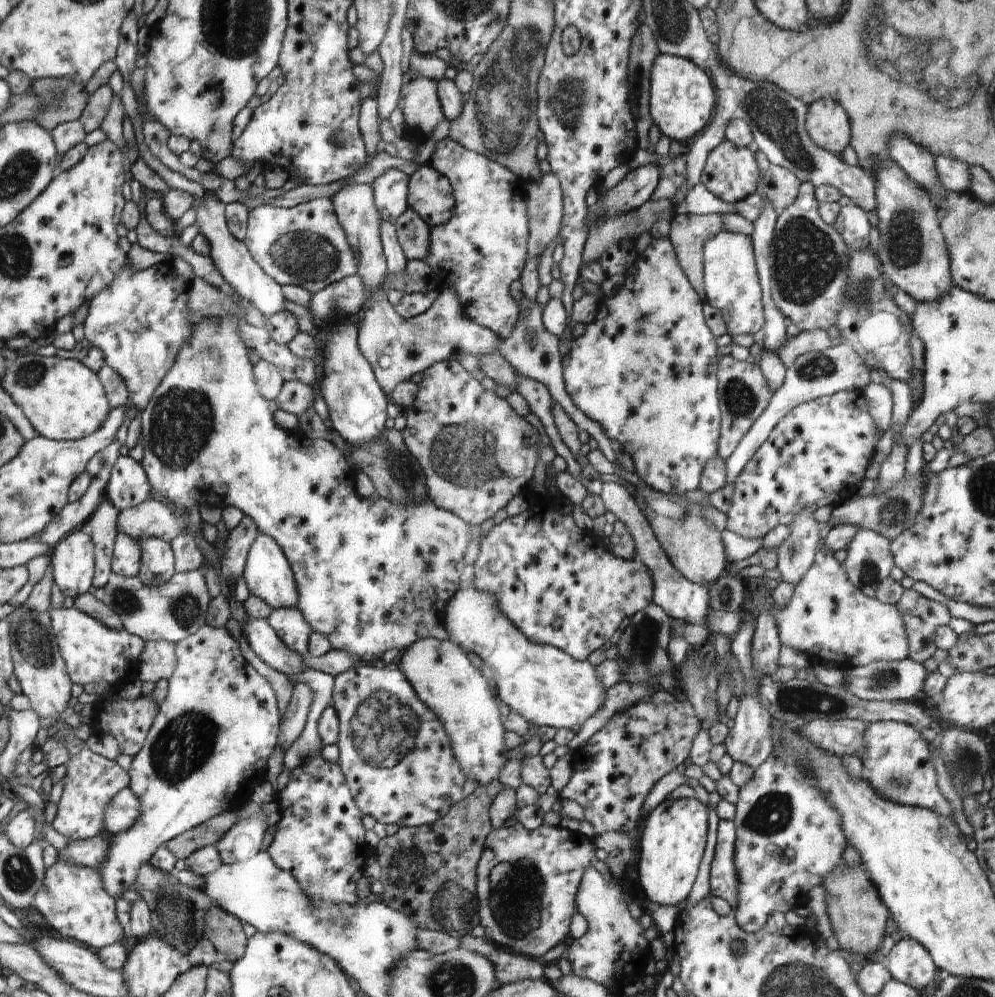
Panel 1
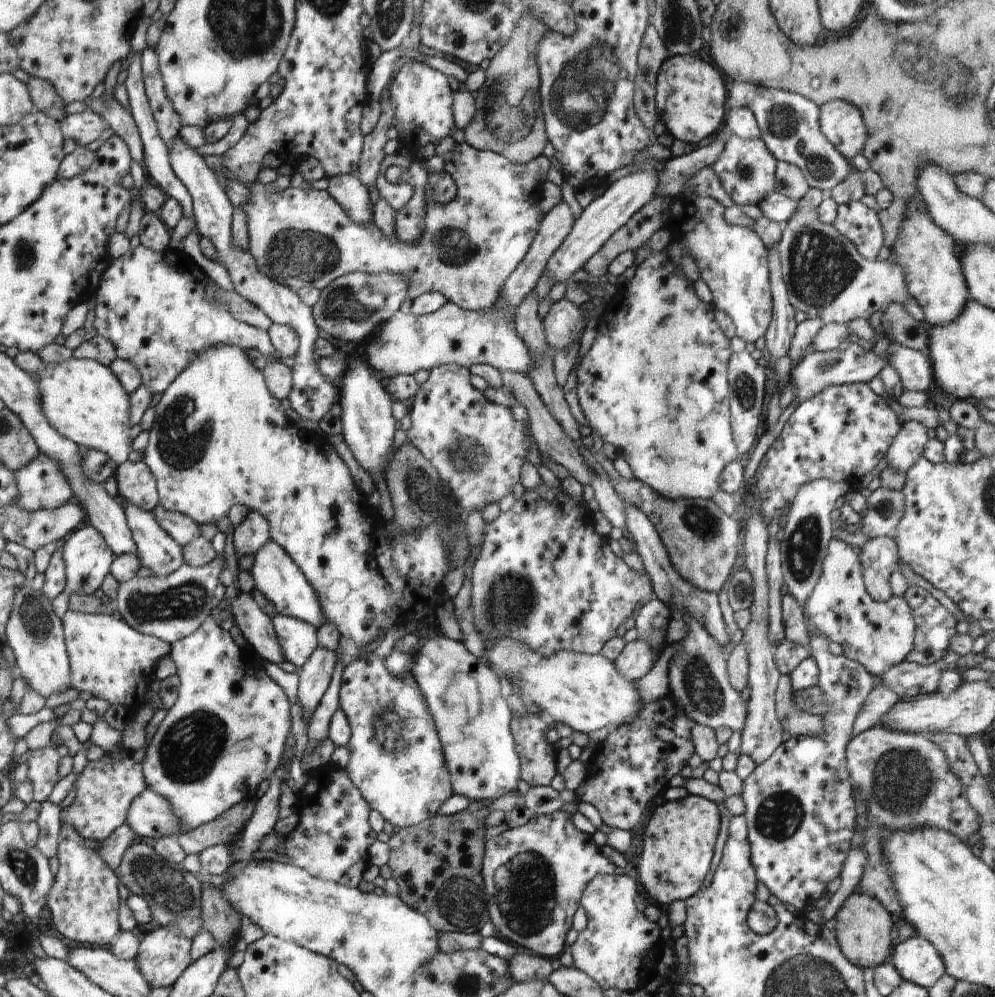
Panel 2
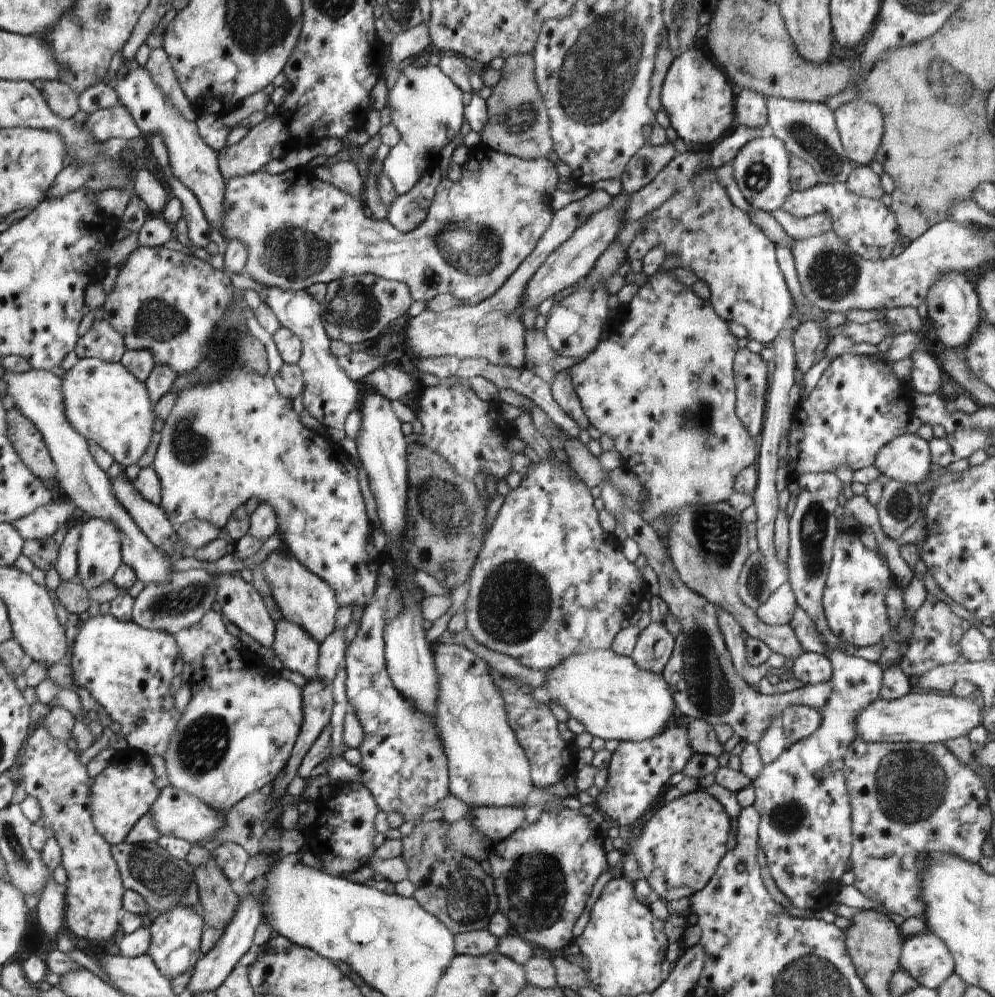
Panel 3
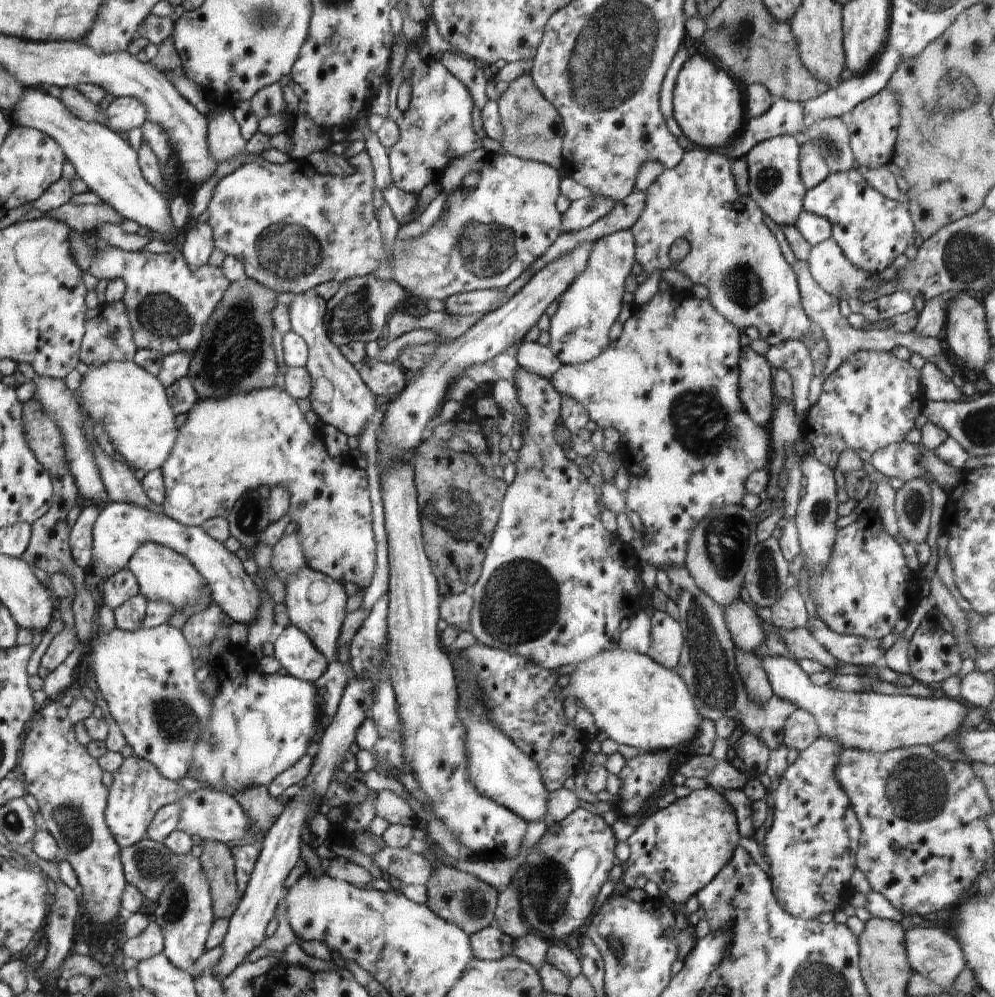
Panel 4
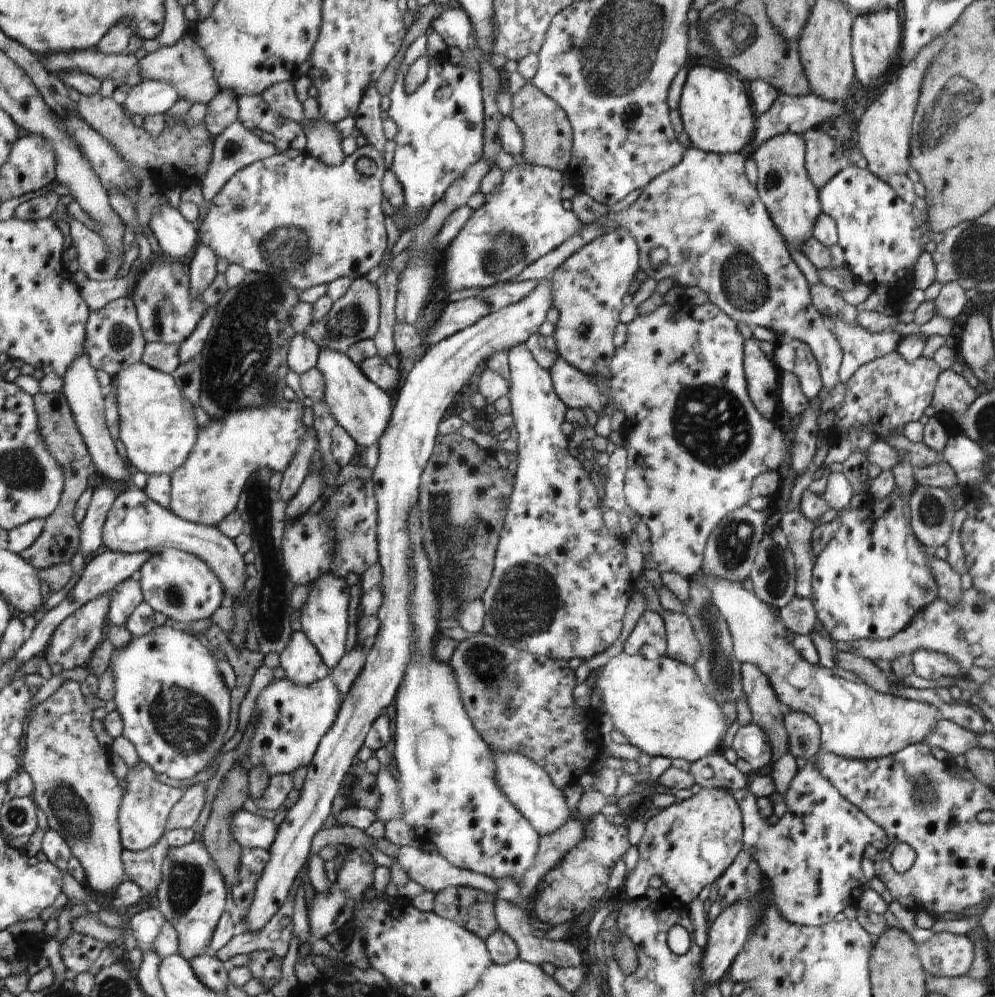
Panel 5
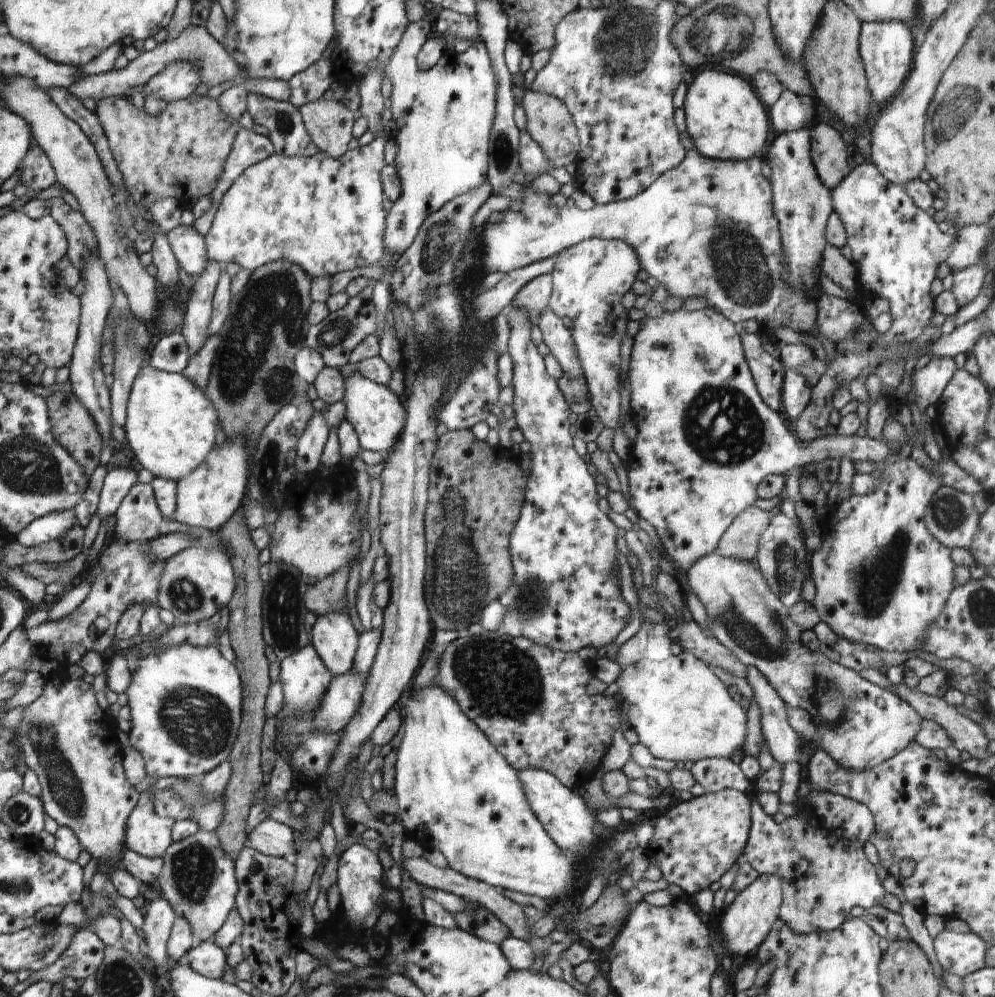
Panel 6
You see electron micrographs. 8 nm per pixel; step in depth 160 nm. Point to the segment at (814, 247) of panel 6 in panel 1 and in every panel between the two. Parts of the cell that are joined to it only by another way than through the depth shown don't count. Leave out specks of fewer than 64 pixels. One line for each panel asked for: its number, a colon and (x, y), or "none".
1: (731, 173)
2: (746, 168)
3: (761, 168)
4: (775, 185)
5: (785, 188)

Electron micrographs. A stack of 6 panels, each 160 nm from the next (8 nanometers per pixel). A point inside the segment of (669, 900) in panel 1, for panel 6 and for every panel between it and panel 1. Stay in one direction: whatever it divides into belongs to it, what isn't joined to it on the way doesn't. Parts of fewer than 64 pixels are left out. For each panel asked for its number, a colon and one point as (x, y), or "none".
2: (679, 843)
3: (679, 850)
4: (683, 847)
5: (691, 844)
6: (695, 843)

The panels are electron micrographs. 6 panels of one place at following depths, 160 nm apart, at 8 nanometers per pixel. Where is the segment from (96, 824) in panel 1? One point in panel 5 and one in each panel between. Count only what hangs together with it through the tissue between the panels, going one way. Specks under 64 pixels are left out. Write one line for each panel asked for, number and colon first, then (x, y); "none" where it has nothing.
2: (105, 790)
3: (124, 792)
4: (138, 791)
5: (148, 804)

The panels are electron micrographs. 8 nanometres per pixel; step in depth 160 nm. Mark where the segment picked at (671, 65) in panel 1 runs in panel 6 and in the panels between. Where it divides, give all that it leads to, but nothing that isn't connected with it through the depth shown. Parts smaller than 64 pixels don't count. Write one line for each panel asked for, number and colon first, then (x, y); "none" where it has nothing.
2: (691, 93)
3: (698, 98)
4: (708, 104)
5: (718, 116)
6: (726, 120)

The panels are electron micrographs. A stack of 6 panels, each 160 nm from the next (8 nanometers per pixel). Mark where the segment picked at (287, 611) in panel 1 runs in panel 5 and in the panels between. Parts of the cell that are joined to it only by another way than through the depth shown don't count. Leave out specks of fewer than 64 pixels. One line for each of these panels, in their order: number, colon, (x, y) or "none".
2: (298, 640)
3: (299, 651)
4: (298, 655)
5: (302, 663)

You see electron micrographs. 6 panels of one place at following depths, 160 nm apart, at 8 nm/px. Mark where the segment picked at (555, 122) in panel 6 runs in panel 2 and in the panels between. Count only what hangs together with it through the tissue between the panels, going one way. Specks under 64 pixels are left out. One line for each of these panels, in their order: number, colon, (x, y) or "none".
2: (508, 121)
3: (517, 124)
4: (533, 130)
5: (548, 136)

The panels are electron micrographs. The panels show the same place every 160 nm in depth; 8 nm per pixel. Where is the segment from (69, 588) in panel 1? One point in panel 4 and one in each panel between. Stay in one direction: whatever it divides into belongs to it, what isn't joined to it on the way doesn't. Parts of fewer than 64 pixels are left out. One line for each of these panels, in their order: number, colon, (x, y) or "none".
2: (89, 559)
3: (99, 553)
4: (121, 528)

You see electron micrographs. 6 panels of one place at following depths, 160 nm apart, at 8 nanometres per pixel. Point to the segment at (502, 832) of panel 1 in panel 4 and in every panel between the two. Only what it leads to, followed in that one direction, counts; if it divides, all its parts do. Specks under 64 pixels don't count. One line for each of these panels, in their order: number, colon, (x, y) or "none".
2: (535, 874)
3: (544, 873)
4: (561, 876)

